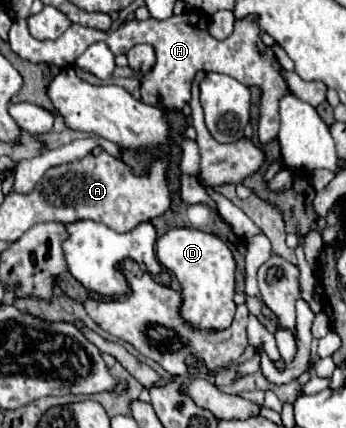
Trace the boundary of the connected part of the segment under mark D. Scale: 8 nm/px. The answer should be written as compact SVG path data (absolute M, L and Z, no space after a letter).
M176 227L158 237L156 253L160 263L170 269L182 285L182 317L202 329L226 329L234 319L234 271L236 263L228 247L210 233Z

